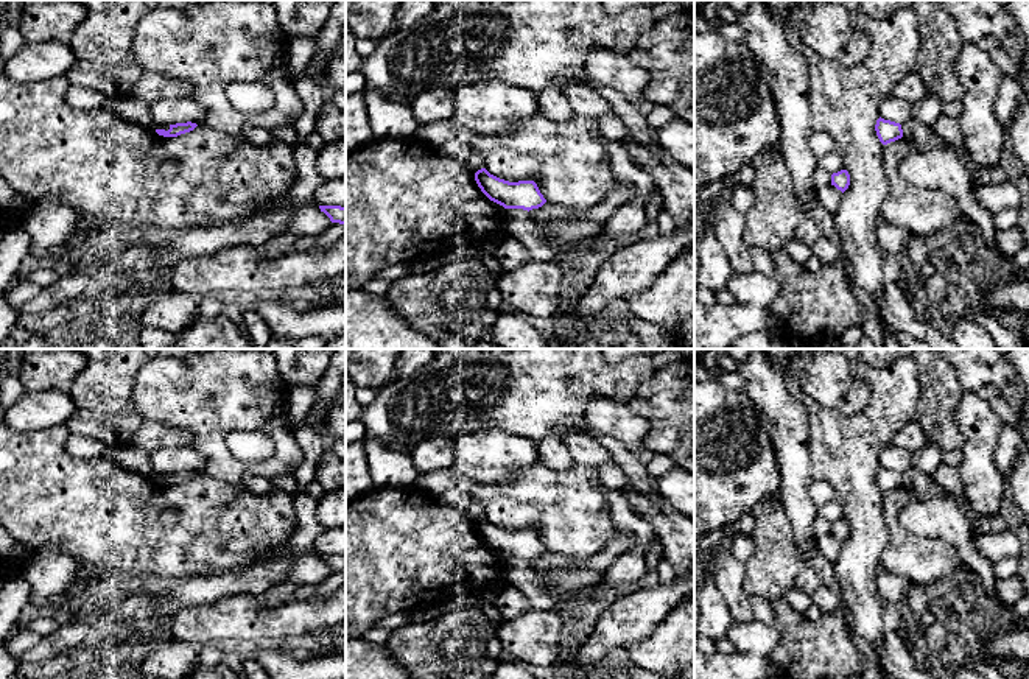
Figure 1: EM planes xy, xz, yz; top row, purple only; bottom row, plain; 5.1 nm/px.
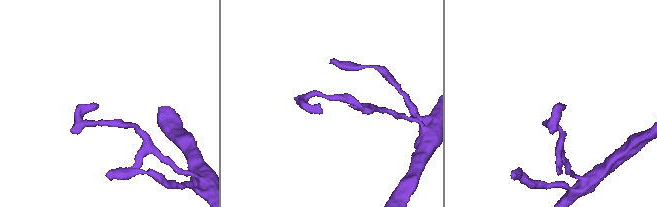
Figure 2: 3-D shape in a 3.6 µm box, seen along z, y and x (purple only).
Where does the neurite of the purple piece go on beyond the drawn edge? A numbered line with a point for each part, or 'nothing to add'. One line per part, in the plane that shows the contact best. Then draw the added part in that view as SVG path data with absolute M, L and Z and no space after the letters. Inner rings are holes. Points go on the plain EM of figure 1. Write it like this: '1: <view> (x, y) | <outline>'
nothing to add

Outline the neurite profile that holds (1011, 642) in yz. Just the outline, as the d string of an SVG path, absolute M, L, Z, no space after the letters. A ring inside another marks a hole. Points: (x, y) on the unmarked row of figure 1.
M1004 618L1001 628L979 637L979 648L992 657L1029 665L1029 628L1024 621Z

